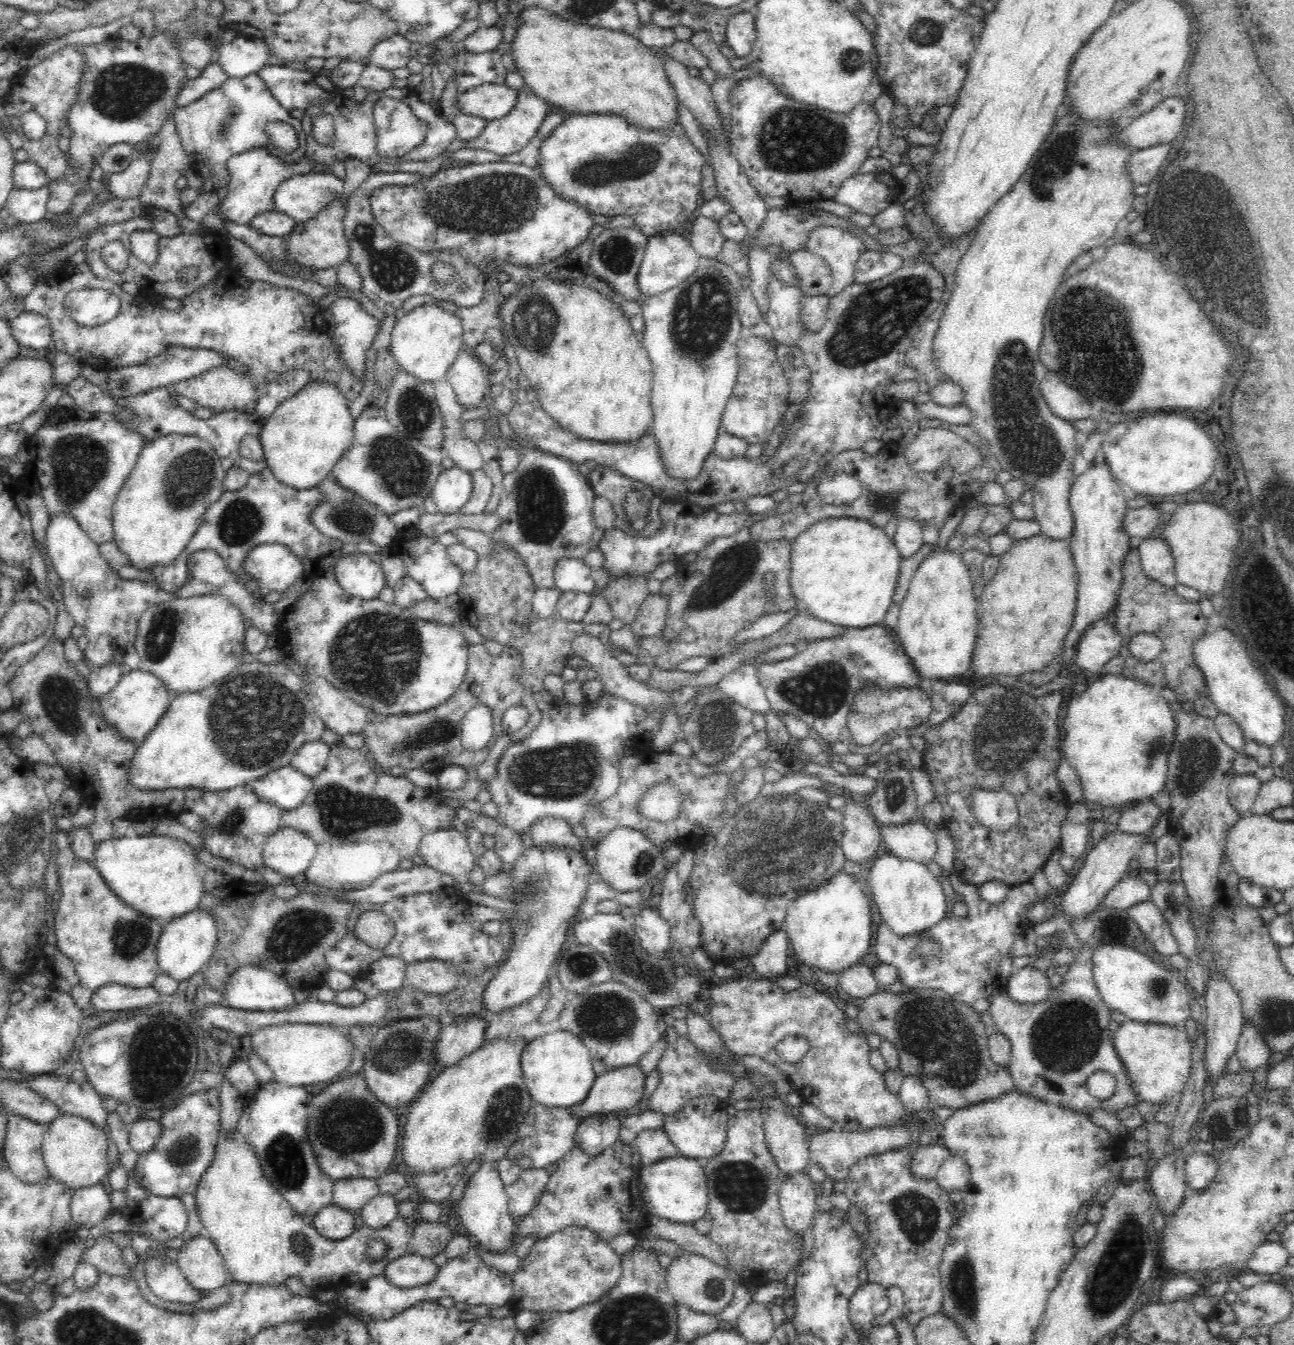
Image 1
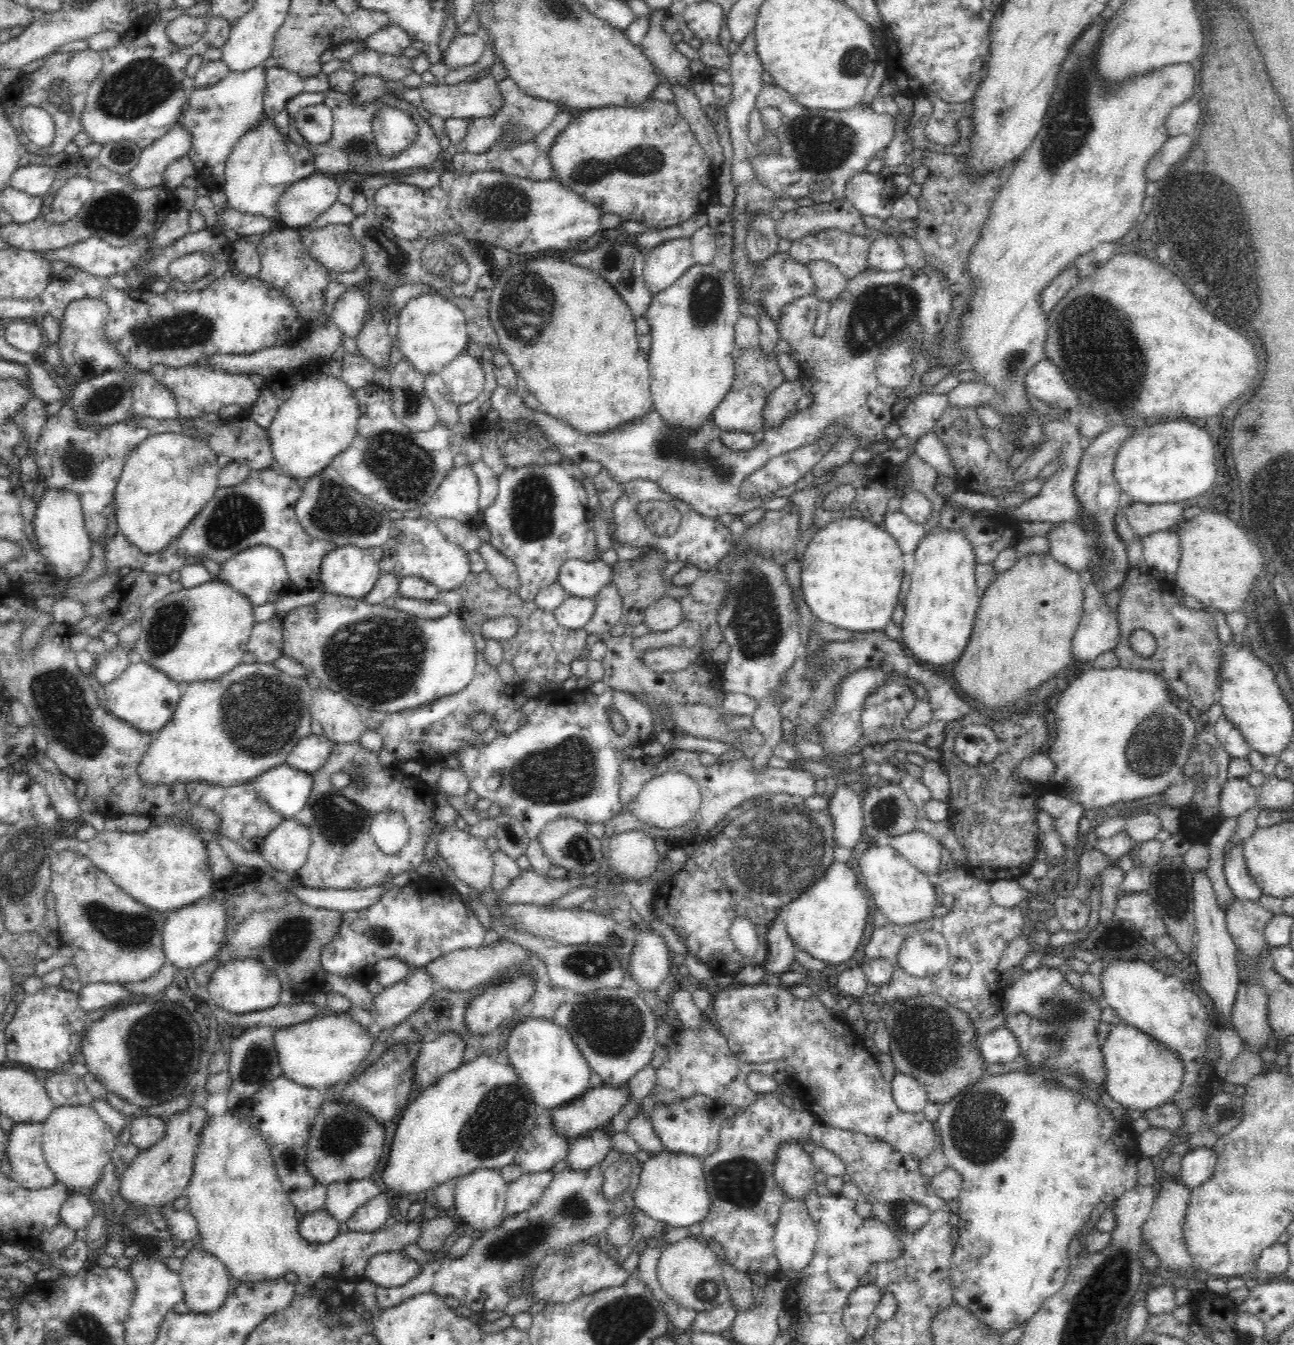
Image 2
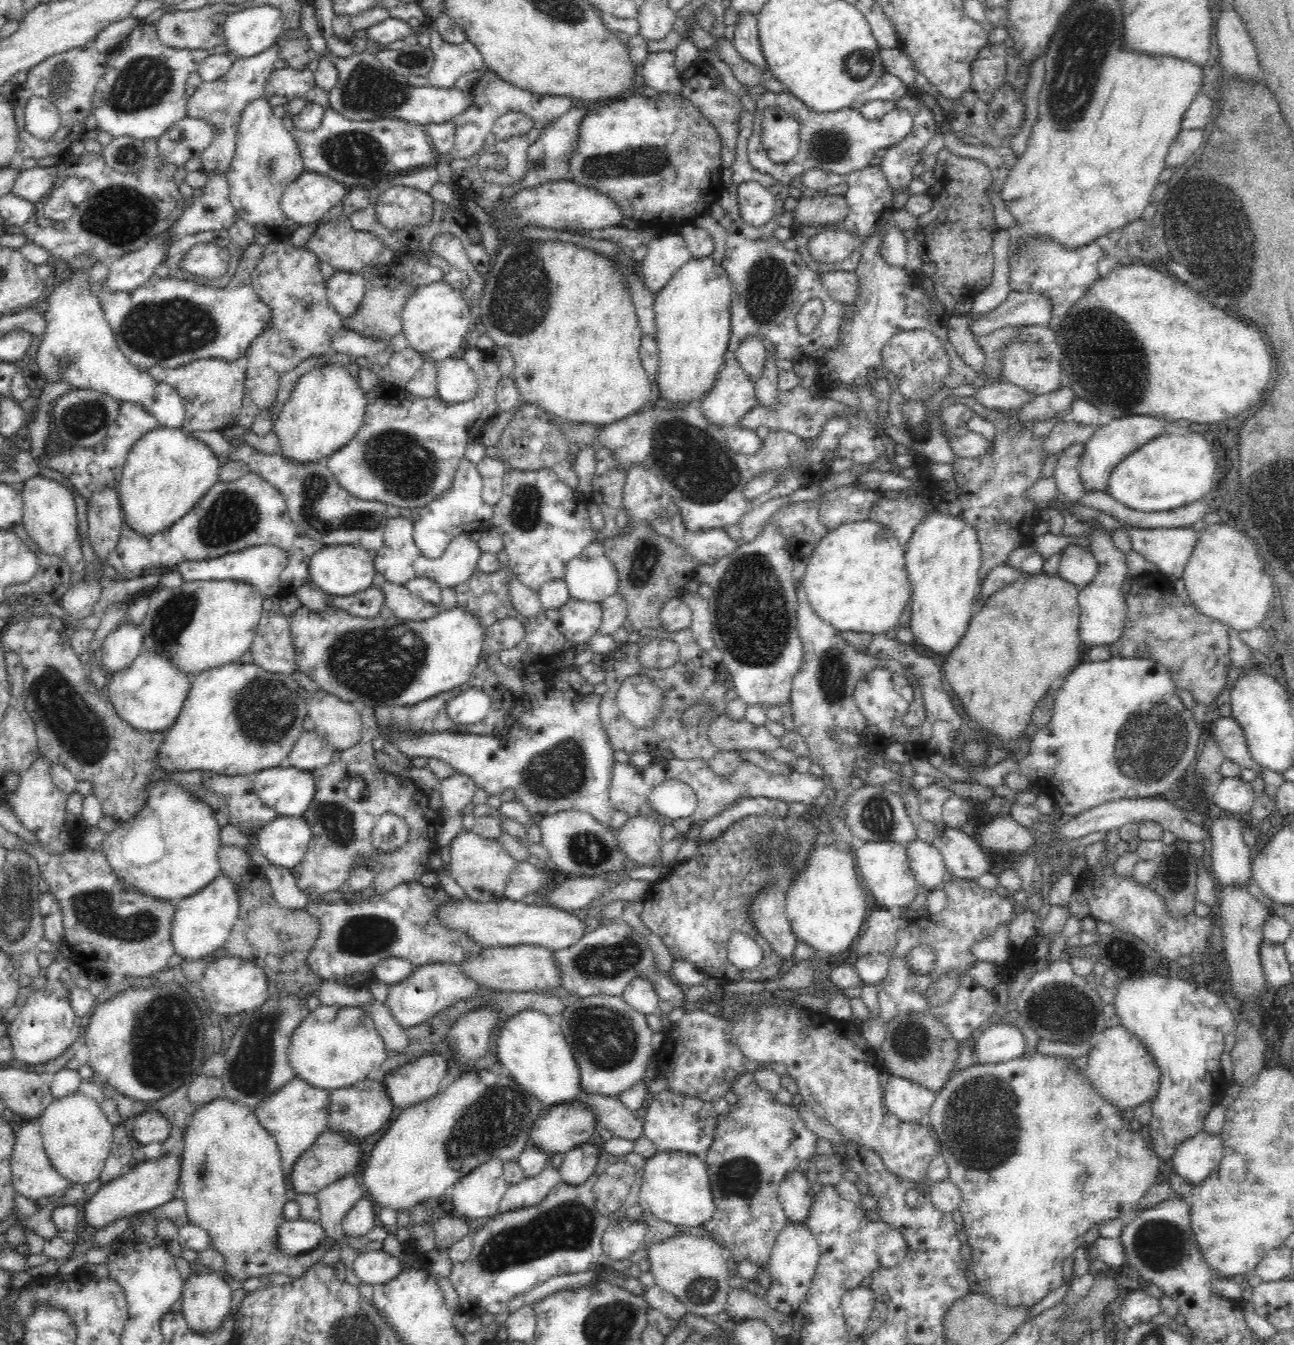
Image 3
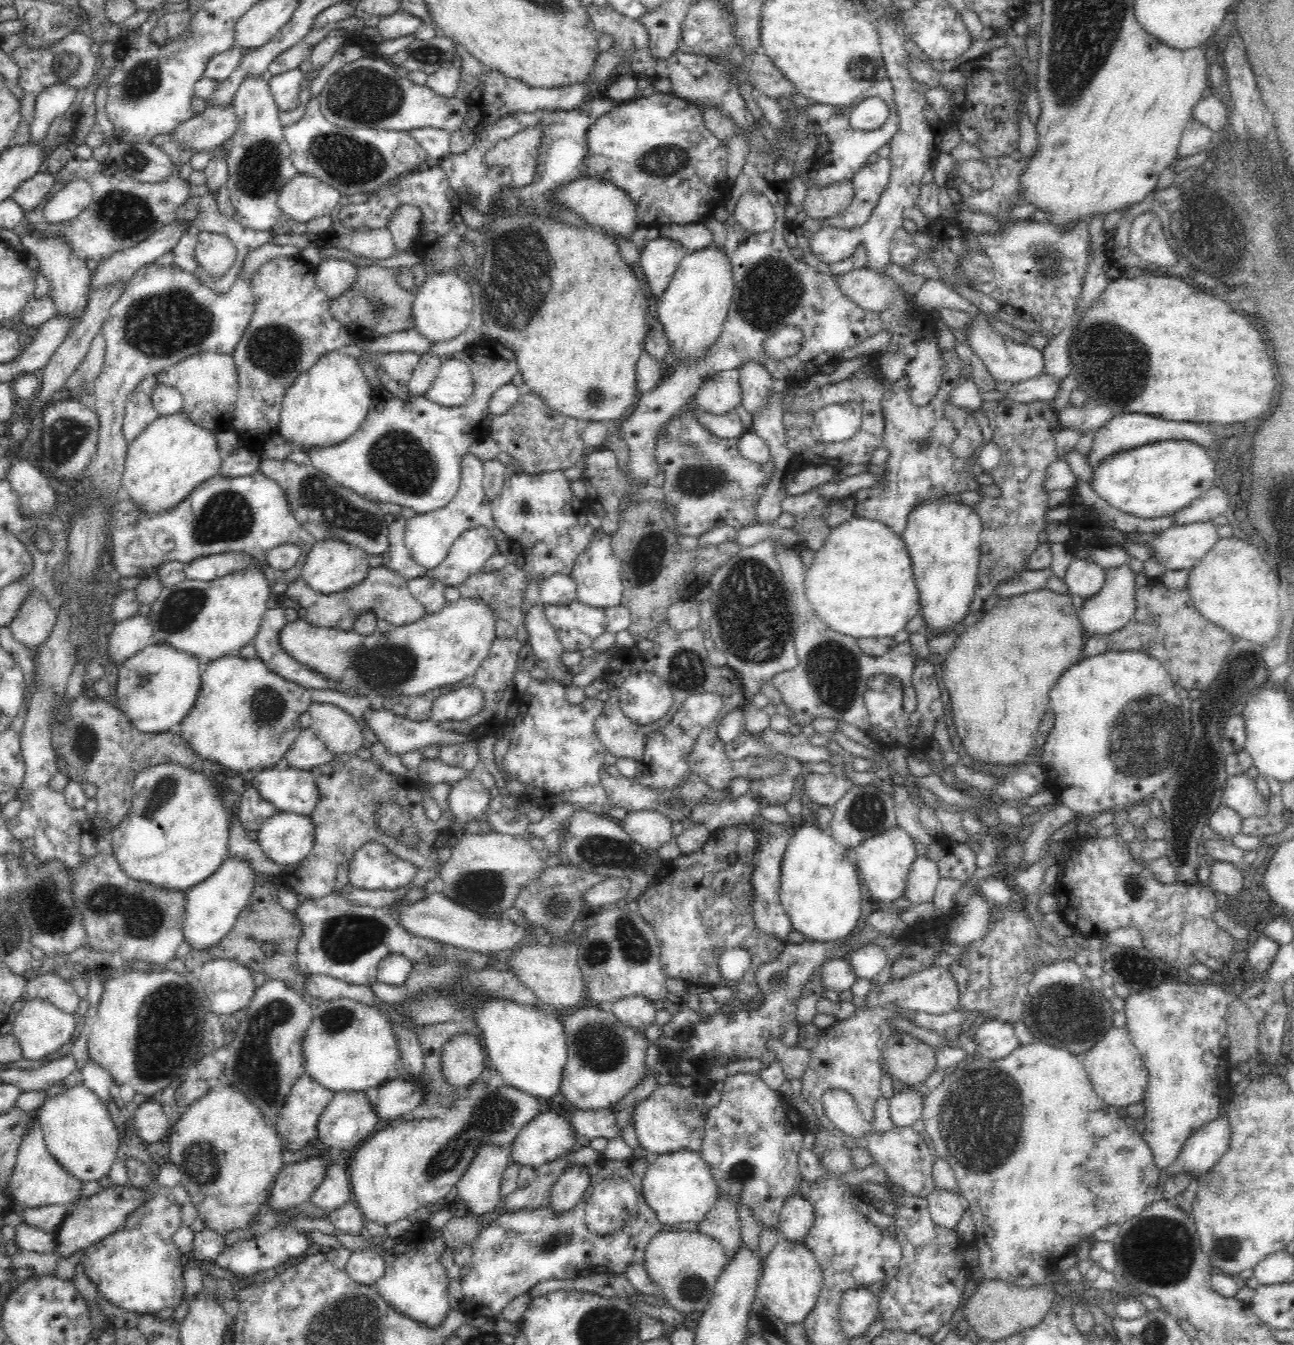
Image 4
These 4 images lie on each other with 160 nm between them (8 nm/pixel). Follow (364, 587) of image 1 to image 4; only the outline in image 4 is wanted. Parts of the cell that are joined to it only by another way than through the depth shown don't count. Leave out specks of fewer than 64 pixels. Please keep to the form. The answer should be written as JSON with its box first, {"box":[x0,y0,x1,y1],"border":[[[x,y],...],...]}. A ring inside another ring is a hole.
{"box":[300,539,371,595],"border":[[[322,539],[316,541],[310,548],[310,552],[306,554],[300,578],[315,592],[326,595],[341,592],[364,580],[364,576],[368,574],[368,570],[371,568],[369,557],[369,554],[366,554],[357,546],[352,546],[337,539]]]}

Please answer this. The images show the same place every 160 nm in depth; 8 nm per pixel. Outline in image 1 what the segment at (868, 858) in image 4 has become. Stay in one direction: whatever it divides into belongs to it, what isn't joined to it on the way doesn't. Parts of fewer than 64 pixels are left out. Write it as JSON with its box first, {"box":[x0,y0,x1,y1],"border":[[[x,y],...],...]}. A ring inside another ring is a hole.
{"box":[867,849,946,936],"border":[[[882,849],[867,874],[869,896],[883,921],[898,936],[924,934],[946,915],[946,895],[926,865],[903,859]]]}

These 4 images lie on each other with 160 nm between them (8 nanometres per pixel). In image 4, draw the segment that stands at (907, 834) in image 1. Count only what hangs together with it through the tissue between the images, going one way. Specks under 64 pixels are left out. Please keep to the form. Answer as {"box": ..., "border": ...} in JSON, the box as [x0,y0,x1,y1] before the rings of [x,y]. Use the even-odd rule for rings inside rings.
{"box":[902,856,940,905],"border":[[[918,856],[908,873],[902,897],[908,900],[910,905],[930,902],[940,878],[936,862],[932,861],[930,857]]]}

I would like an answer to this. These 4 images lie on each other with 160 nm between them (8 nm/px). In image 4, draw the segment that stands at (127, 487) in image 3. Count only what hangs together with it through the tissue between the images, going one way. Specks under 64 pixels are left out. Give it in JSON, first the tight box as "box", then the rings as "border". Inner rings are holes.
{"box":[122,410,223,512],"border":[[[183,410],[159,415],[130,444],[122,488],[143,512],[166,512],[182,503],[202,482],[219,474],[223,459],[219,448],[216,433],[190,420]]]}

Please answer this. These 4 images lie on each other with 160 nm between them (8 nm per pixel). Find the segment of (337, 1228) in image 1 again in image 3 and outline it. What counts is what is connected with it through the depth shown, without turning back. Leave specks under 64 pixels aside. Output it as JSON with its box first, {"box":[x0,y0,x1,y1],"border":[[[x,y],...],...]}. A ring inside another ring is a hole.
{"box":[276,1218,326,1255],"border":[[[301,1218],[286,1220],[278,1227],[276,1235],[278,1235],[276,1245],[286,1255],[307,1253],[318,1246],[320,1247],[322,1240],[326,1238],[326,1233],[320,1224]]]}

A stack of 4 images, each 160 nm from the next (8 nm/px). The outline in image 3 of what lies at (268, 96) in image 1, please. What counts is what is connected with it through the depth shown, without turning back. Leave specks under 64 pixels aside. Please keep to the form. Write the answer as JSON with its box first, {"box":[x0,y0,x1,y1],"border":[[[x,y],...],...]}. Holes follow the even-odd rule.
{"box":[187,31,292,174],"border":[[[290,31],[286,33],[282,32],[277,42],[273,46],[270,46],[270,49],[254,57],[239,57],[226,74],[223,74],[214,82],[203,82],[195,89],[194,95],[187,99],[188,117],[210,121],[216,129],[220,129],[220,134],[214,137],[210,146],[207,146],[206,150],[202,154],[199,154],[202,159],[203,171],[206,174],[214,172],[214,170],[227,172],[235,153],[238,126],[241,115],[245,110],[244,106],[246,106],[246,102],[256,100],[258,96],[265,94],[265,86],[269,81],[269,76],[275,69],[276,60],[280,59],[282,44],[288,42],[288,40],[292,40],[292,35]]]}

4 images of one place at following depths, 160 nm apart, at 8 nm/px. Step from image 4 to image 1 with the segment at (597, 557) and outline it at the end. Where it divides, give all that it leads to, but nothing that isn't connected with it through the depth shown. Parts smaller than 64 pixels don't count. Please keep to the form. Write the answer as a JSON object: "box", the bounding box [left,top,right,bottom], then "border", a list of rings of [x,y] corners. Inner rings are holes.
{"box":[555,559,595,594],"border":[[[560,559],[555,566],[555,588],[560,592],[592,594],[595,582],[592,570],[580,559]]]}

